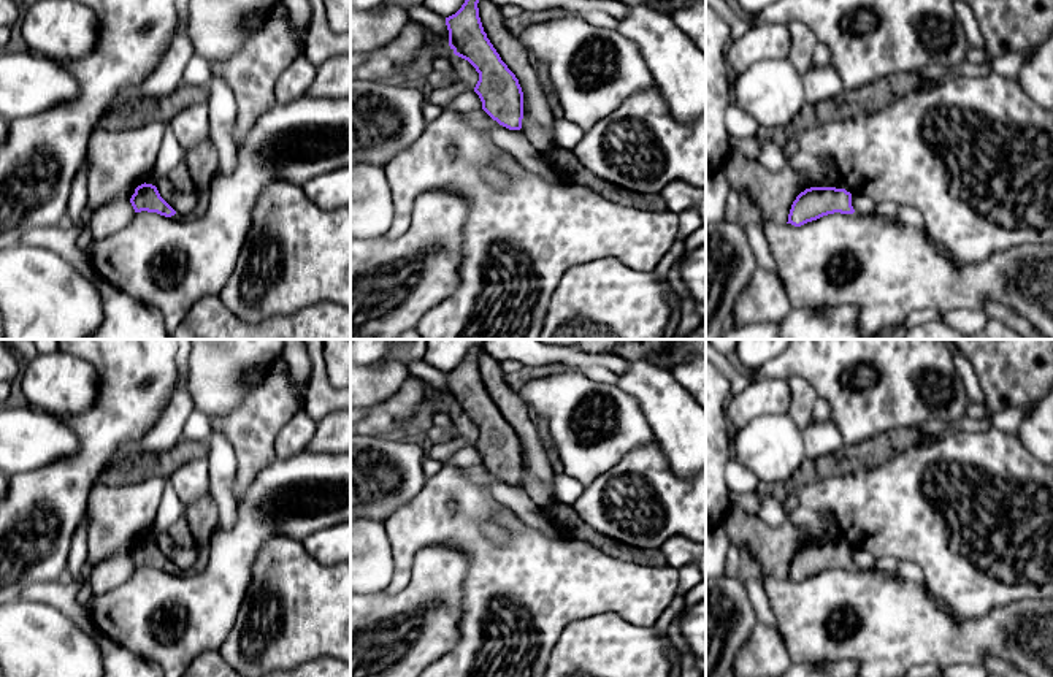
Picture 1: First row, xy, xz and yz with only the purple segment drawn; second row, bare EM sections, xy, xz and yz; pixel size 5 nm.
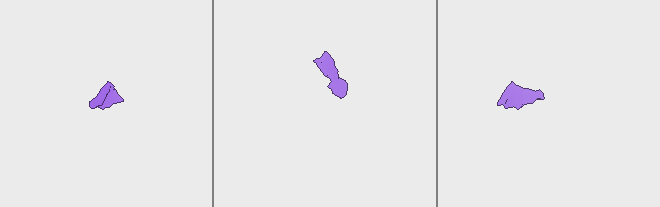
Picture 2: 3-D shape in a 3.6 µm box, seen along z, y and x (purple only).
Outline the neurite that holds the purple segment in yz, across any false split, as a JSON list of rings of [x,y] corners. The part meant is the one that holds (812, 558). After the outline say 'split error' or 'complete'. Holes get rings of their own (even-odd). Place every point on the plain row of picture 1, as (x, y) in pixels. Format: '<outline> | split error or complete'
[[[810,542],[801,547],[793,557],[787,579],[801,582],[834,568],[855,568],[852,549],[836,542]]] | complete

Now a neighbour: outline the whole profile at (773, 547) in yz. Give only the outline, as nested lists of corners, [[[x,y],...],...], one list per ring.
[[[729,507],[722,526],[729,541],[739,549],[749,549],[756,560],[761,576],[787,579],[796,552],[810,542],[848,544],[839,533],[831,537],[815,536],[785,520],[774,528],[766,525],[756,514],[747,514],[741,507]]]

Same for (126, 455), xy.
[[[124,444],[116,457],[109,461],[106,469],[101,472],[100,479],[95,484],[111,479],[117,471],[122,471],[127,465],[132,465],[136,460],[136,449],[132,444]]]

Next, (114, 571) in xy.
[[[114,555],[97,563],[87,582],[90,583],[92,596],[100,596],[116,587],[125,583],[135,572],[135,564],[130,555]]]

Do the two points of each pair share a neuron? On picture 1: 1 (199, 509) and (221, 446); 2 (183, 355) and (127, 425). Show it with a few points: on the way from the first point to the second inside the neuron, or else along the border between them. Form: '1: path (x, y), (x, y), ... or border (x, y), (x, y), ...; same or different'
1: border (208, 493), (218, 506), (218, 524); different
2: border (176, 355), (176, 382), (173, 390); different

